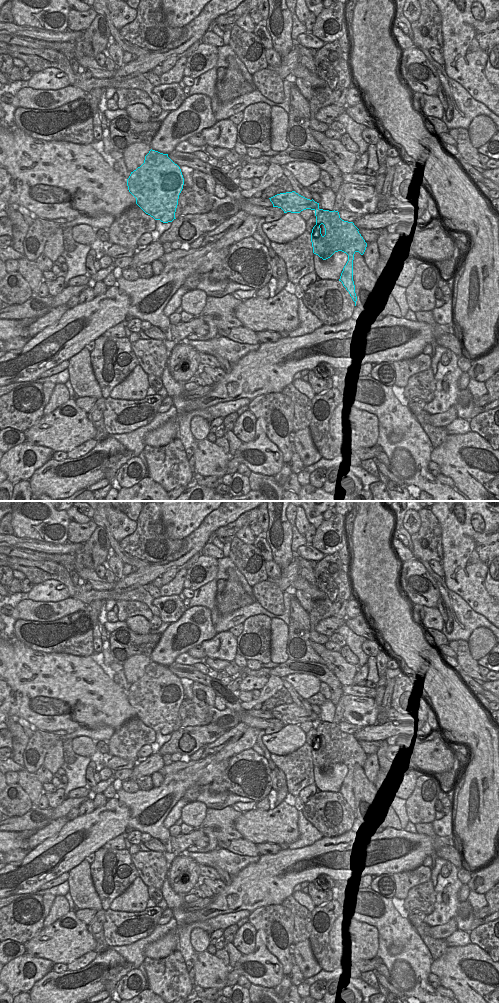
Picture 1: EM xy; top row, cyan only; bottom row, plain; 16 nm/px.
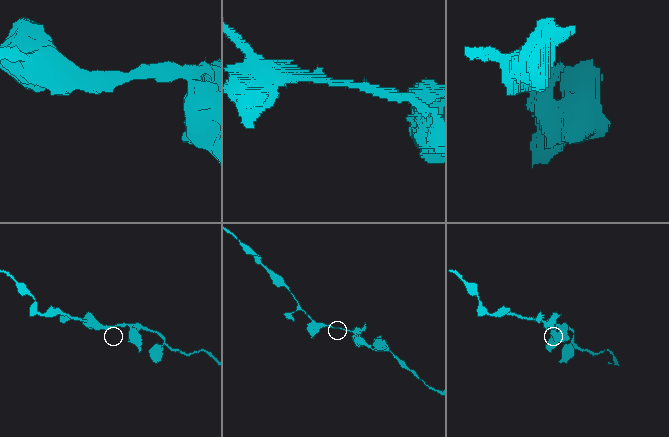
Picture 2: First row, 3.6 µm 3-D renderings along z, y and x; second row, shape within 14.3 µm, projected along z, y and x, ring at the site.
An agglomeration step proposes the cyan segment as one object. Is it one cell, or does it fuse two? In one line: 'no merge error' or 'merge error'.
merge error

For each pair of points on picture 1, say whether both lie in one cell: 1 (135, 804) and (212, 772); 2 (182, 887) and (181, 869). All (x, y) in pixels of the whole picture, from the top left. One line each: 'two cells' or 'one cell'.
1: one cell
2: one cell

